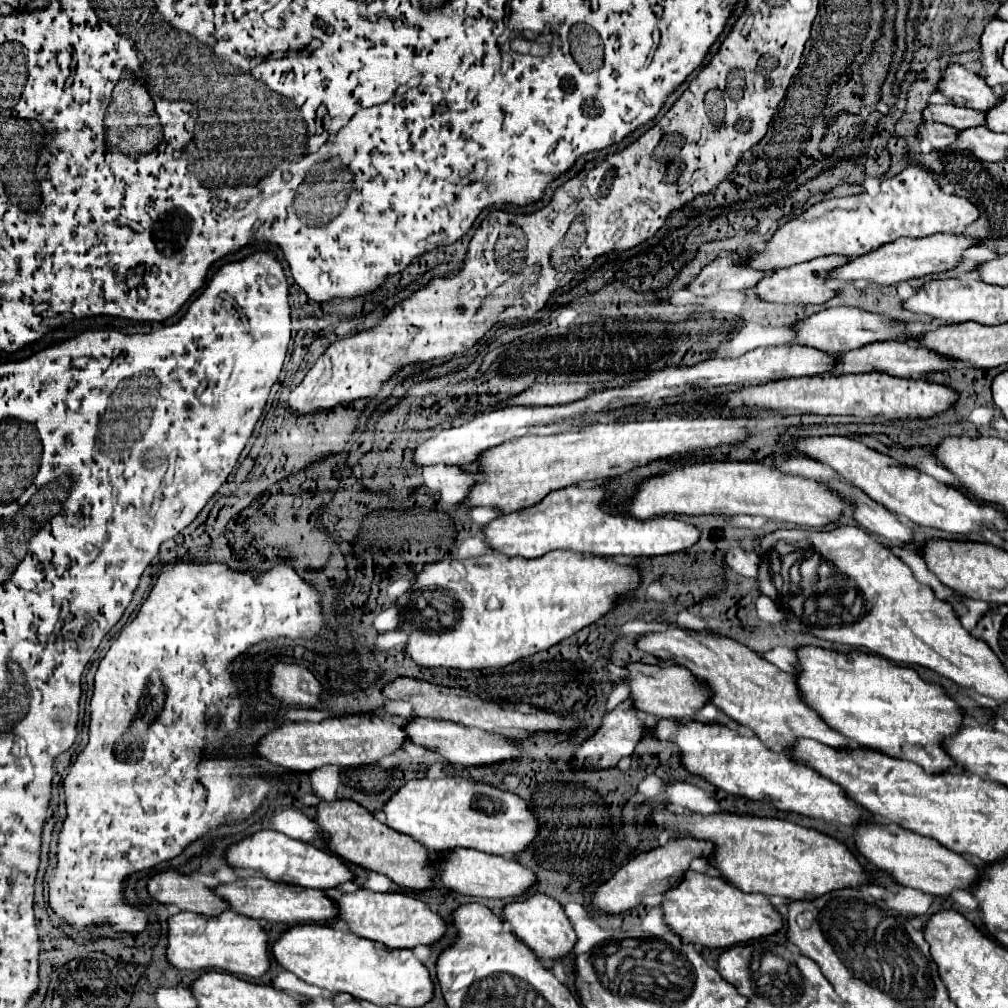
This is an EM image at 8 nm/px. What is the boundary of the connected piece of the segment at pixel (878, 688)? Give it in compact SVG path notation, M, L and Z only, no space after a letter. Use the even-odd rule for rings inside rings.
M798 647L796 649L798 657L798 671L794 673L798 691L804 699L804 703L818 711L834 731L842 731L848 739L854 739L854 743L862 747L872 747L878 751L886 751L886 755L900 757L906 761L914 761L926 771L940 773L948 771L954 763L952 759L942 751L940 743L944 737L954 735L958 727L962 725L962 709L944 693L940 685L926 683L918 677L918 673L910 667L896 665L884 657L870 655L864 651L834 651L834 649L822 649L822 647Z

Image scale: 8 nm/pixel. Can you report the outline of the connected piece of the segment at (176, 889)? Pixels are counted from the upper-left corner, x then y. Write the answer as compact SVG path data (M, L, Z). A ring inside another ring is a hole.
M176 871L156 873L148 881L146 891L158 903L176 905L180 911L218 915L218 913L230 909L228 903L222 901L220 897L216 897L206 885L202 885L198 881L190 881L182 873L176 873Z

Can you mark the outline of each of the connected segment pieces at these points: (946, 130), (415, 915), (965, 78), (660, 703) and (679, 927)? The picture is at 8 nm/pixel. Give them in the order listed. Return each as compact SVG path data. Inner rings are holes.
M924 121L922 127L918 127L918 131L916 131L916 139L918 141L926 139L936 149L948 149L950 143L956 139L956 133L958 133L958 129L954 129L954 127L946 127L942 123L926 123Z
M360 887L354 893L342 893L332 899L334 903L338 903L338 919L342 919L352 933L384 943L392 949L432 945L446 931L446 925L440 915L432 913L426 903L414 899L408 893L376 893Z
M952 63L942 71L942 77L938 81L938 93L948 97L954 105L970 107L976 111L986 111L1000 99L980 75L966 71L958 63Z
M660 661L656 665L628 663L626 671L628 675L622 679L622 683L630 687L630 699L634 699L634 707L638 707L638 711L642 713L680 719L680 717L692 717L694 709L708 703L710 697L708 689L702 683L698 683L690 671L670 661Z
M686 871L682 883L664 893L664 901L660 907L662 907L662 917L672 933L676 933L686 943L700 943L700 945L712 947L712 949L732 947L736 943L760 939L764 935L776 933L782 927L780 913L776 913L772 909L772 905L768 903L768 899L762 893L744 893L744 891L728 885L726 881L722 881L722 877L710 877L710 875L698 873L698 871Z

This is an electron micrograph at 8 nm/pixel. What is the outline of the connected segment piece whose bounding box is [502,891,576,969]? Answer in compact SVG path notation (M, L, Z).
M534 891L530 893L528 897L524 899L514 899L510 901L508 905L504 905L502 909L504 913L504 921L512 927L514 935L524 941L530 949L536 951L536 955L540 955L544 961L544 965L550 969L552 963L564 955L568 955L568 951L574 947L576 943L576 933L574 933L574 927L570 923L570 919L566 917L562 905L548 897L546 893L540 893L540 891Z

